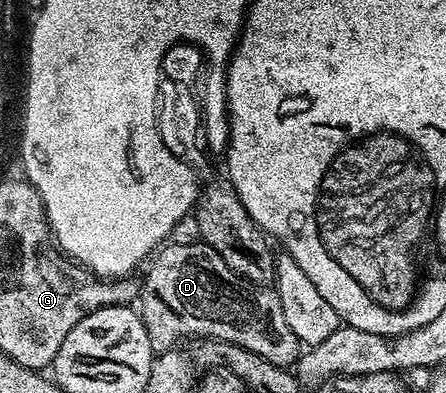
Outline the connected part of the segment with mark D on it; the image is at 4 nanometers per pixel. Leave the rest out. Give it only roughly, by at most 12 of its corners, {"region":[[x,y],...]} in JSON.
{"region":[[170,242],[136,311],[155,353],[211,336],[299,359],[277,291]]}

